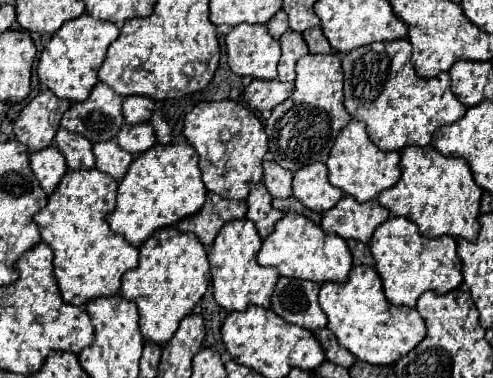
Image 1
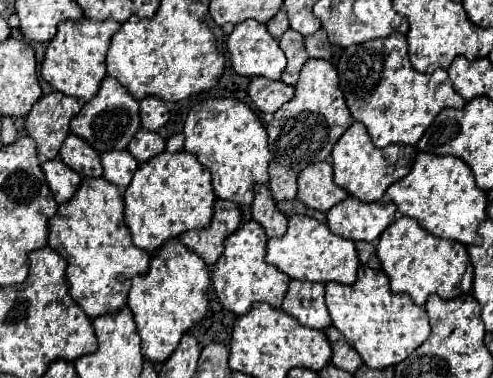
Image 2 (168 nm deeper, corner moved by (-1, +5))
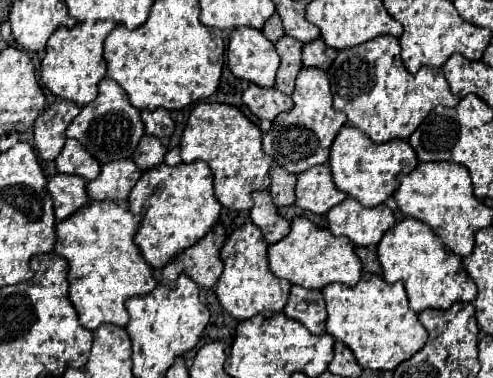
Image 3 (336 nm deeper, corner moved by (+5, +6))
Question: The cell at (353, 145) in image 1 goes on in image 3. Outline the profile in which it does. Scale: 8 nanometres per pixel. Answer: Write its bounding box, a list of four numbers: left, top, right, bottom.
[330,126,418,206]

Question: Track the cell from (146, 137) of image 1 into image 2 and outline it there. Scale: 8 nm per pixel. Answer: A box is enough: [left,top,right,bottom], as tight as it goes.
[128,129,166,163]

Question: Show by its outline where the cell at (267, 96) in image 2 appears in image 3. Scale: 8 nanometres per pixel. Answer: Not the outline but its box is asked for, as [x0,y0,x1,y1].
[242,84,294,120]

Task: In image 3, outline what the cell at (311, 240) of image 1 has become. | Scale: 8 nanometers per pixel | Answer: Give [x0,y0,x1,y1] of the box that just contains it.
[268,218,360,288]

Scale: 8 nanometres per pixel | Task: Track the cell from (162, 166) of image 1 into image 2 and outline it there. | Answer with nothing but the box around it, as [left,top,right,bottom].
[124,151,214,255]

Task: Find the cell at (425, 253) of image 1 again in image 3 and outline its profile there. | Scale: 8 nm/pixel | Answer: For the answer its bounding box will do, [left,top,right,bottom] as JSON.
[378,218,476,314]

